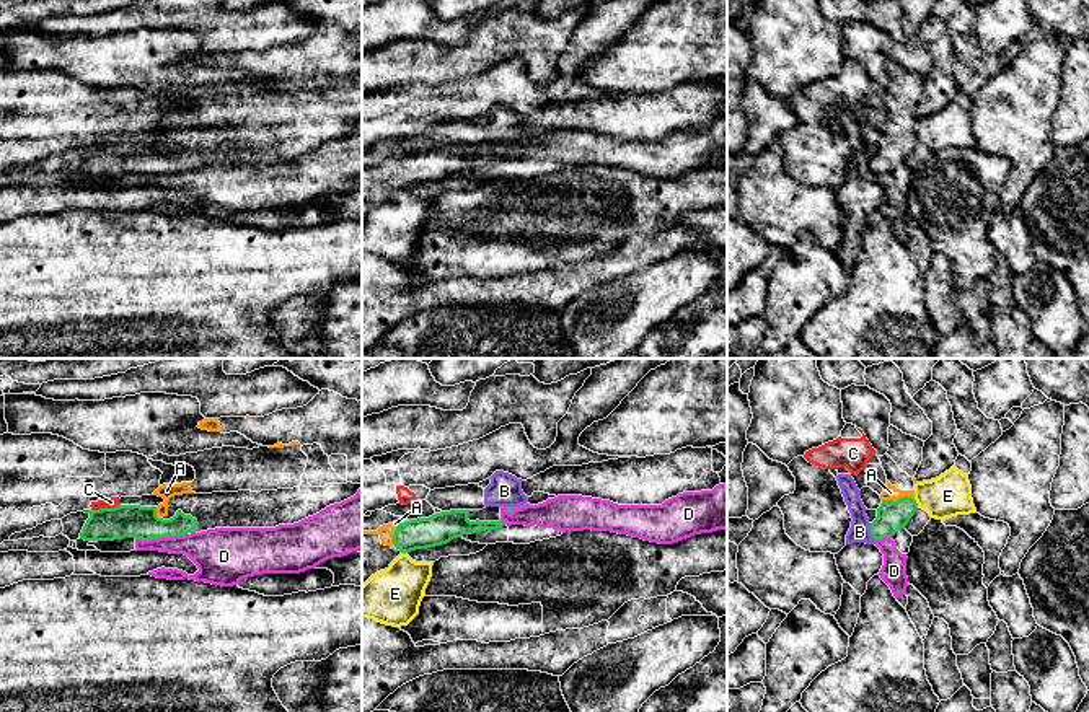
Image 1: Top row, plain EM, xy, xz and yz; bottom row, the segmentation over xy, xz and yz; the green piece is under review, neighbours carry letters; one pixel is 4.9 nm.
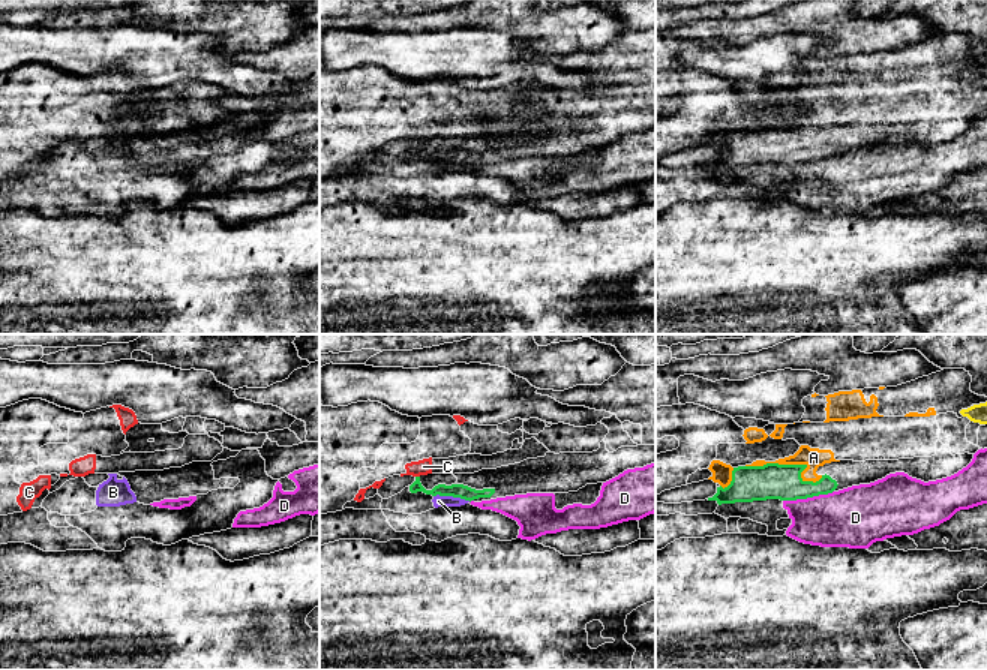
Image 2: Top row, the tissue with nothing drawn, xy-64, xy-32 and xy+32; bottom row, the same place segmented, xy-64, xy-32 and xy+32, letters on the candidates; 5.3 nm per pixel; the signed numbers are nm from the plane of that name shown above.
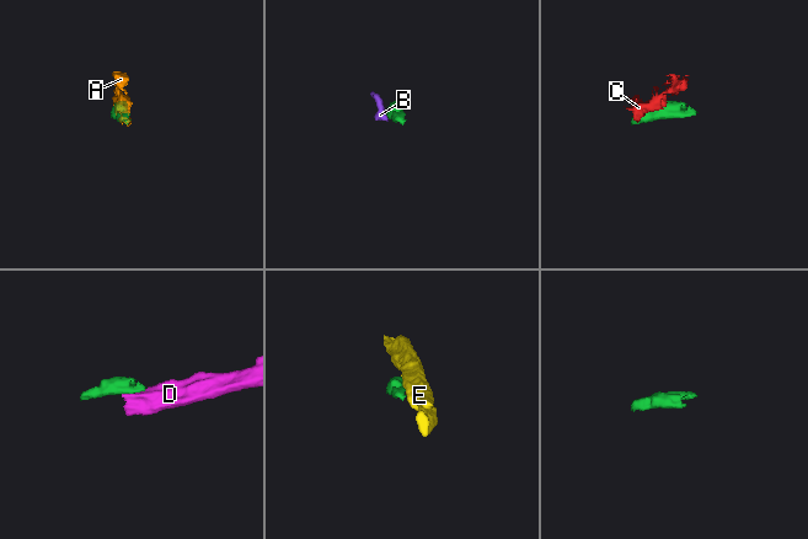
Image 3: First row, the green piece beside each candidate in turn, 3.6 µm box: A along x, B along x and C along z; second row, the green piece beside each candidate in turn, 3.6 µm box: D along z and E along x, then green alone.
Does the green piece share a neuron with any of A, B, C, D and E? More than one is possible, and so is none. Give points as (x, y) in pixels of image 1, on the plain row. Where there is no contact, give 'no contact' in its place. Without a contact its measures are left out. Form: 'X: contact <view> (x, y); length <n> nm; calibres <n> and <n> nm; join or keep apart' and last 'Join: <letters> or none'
A: contact yz (899, 134); length 160 nm; calibres 140 and 80 nm; join
B: contact yz (871, 167); length 90 nm; calibres 140 and 100 nm; keep apart
C: contact xy (105, 144); length 150 nm; calibres 160 and 50 nm; keep apart
D: contact xy (160, 171); length 260 nm; calibres 160 and 190 nm; keep apart
E: contact yz (915, 137); length 50 nm; calibres 140 and 220 nm; keep apart
Join: A

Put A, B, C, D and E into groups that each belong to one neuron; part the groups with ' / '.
A / B C / D / E

